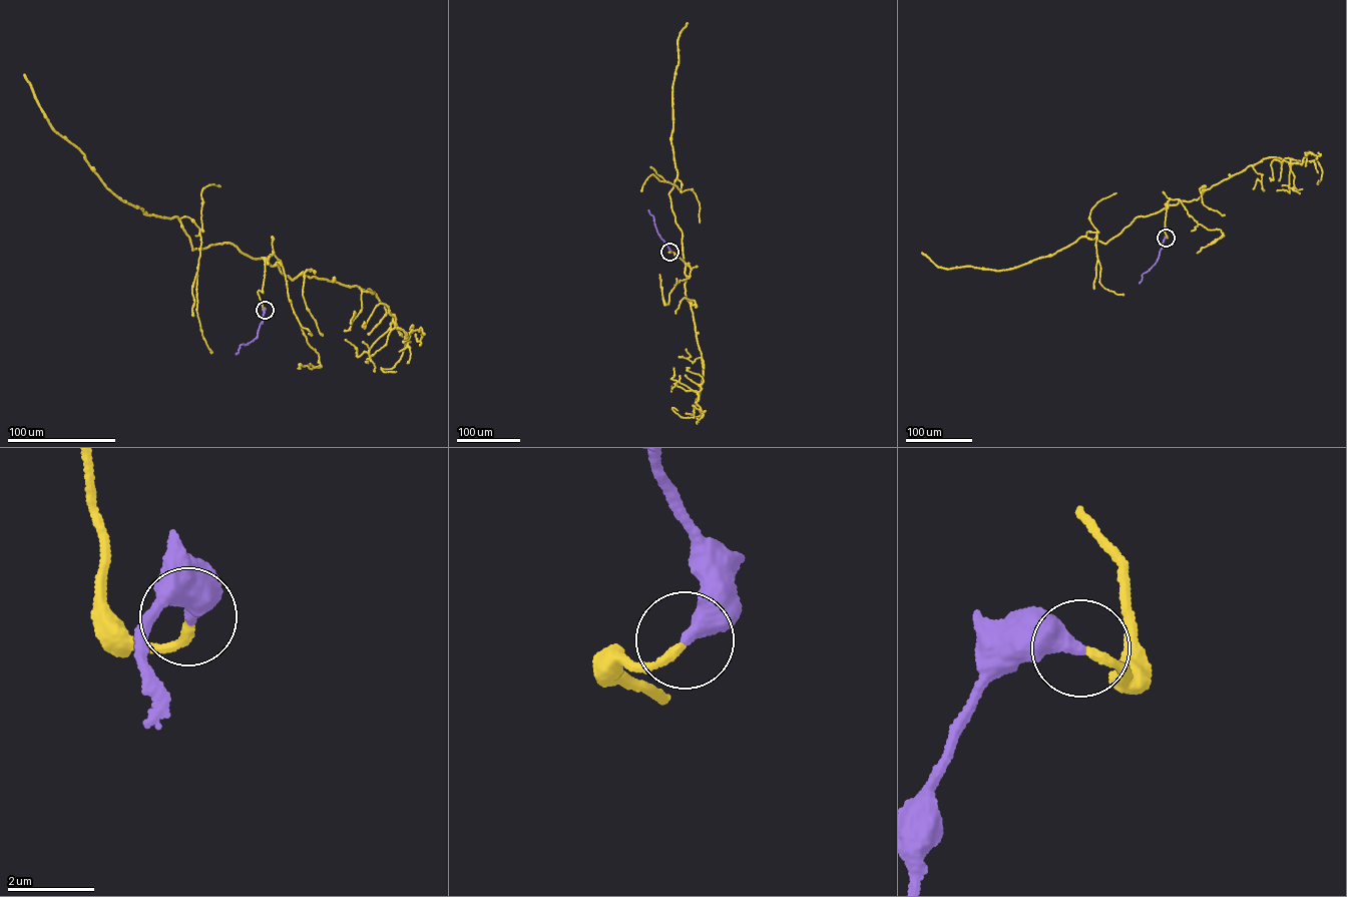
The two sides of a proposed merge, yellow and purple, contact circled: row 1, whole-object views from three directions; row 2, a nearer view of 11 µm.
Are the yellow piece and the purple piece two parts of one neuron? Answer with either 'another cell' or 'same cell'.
same cell

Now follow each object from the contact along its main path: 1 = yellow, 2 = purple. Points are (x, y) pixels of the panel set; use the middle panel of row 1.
1: (669, 252), (686, 264), (682, 232), (668, 194), (678, 172), (670, 141), (672, 87), (678, 40), (687, 23)
2: (669, 252), (648, 209)

